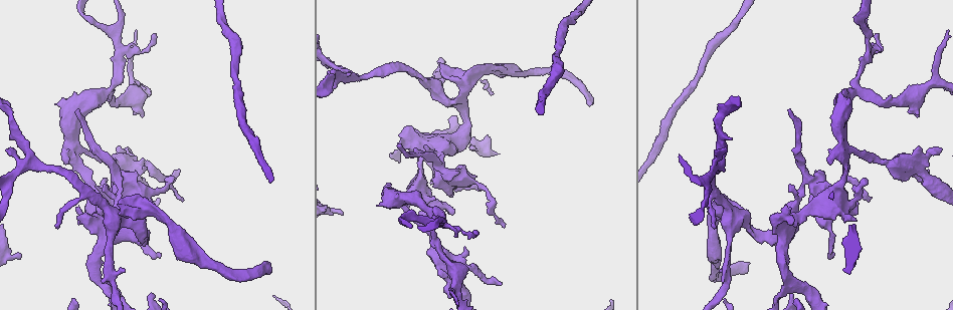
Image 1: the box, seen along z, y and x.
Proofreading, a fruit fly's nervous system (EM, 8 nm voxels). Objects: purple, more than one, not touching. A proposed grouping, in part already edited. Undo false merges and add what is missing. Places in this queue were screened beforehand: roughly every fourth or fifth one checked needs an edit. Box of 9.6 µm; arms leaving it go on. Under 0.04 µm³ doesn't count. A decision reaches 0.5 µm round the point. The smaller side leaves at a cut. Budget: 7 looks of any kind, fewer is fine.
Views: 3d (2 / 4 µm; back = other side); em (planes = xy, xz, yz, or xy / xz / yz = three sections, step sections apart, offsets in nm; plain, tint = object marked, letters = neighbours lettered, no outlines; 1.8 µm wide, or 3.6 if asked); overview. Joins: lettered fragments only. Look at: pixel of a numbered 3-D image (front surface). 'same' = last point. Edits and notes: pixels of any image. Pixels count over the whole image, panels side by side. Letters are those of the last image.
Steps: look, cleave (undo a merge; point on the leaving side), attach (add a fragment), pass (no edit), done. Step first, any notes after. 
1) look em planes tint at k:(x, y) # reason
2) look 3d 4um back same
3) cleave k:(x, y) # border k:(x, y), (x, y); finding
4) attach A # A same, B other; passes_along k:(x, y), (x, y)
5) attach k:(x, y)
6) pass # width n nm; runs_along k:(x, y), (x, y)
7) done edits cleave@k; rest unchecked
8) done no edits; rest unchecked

look em planes tint at 1:(161, 256) # tapers out

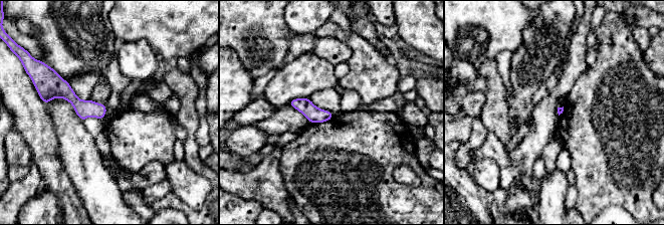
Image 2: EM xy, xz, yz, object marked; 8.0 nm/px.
look em planes letters same

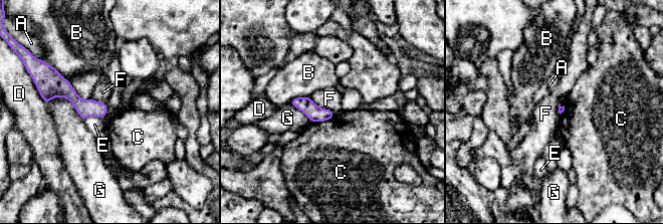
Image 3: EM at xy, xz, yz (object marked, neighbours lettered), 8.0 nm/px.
pass # A other, B other, C other, D other, E other, F other, G other; none of them fits

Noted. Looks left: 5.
look 3d 2um at 1:(871, 197) # tapers out

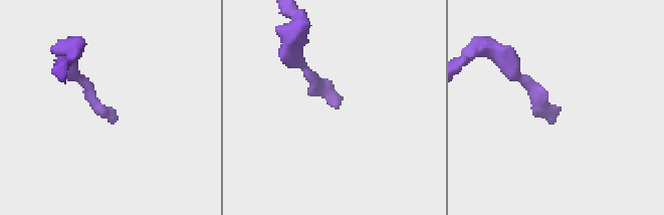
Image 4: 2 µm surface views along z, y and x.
look em xz step 16 tint at 4:(338, 109) # shape alone is not enough

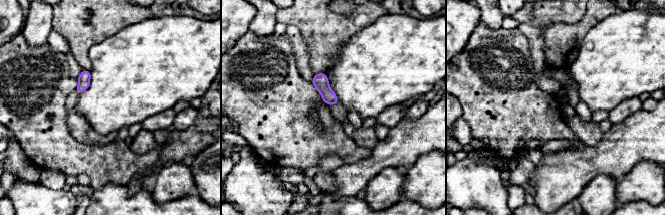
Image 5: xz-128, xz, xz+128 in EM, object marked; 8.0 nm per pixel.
look em xy step 8 letters same

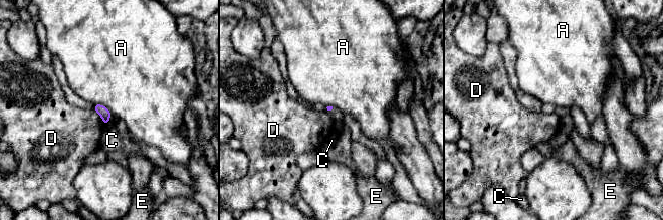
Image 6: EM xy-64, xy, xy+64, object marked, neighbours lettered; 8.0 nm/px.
pass # A other, C other, D other, E other; border 6:(93, 108), (104, 125); no lettered fragment goes on from it

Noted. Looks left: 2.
look em 3.6um xy step 8 letters at 1:(266, 264)

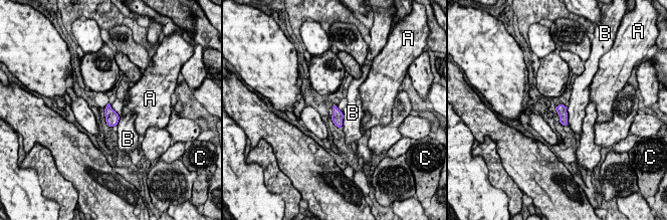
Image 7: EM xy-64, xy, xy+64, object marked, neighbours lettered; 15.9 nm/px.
look em 3.6um planes letters same

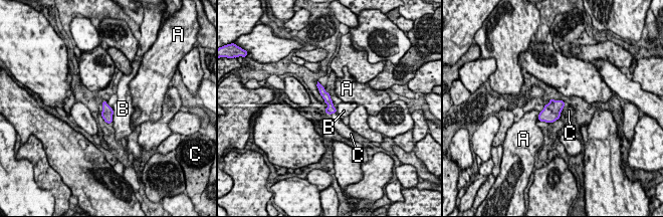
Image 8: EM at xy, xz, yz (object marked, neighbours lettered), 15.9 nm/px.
attach C # width 140 nm; A other, B other, C same; passes_along 8:(330, 109), (332, 113), (336, 120); it goes on there

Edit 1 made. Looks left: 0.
done edits attach@8; rest unchecked

